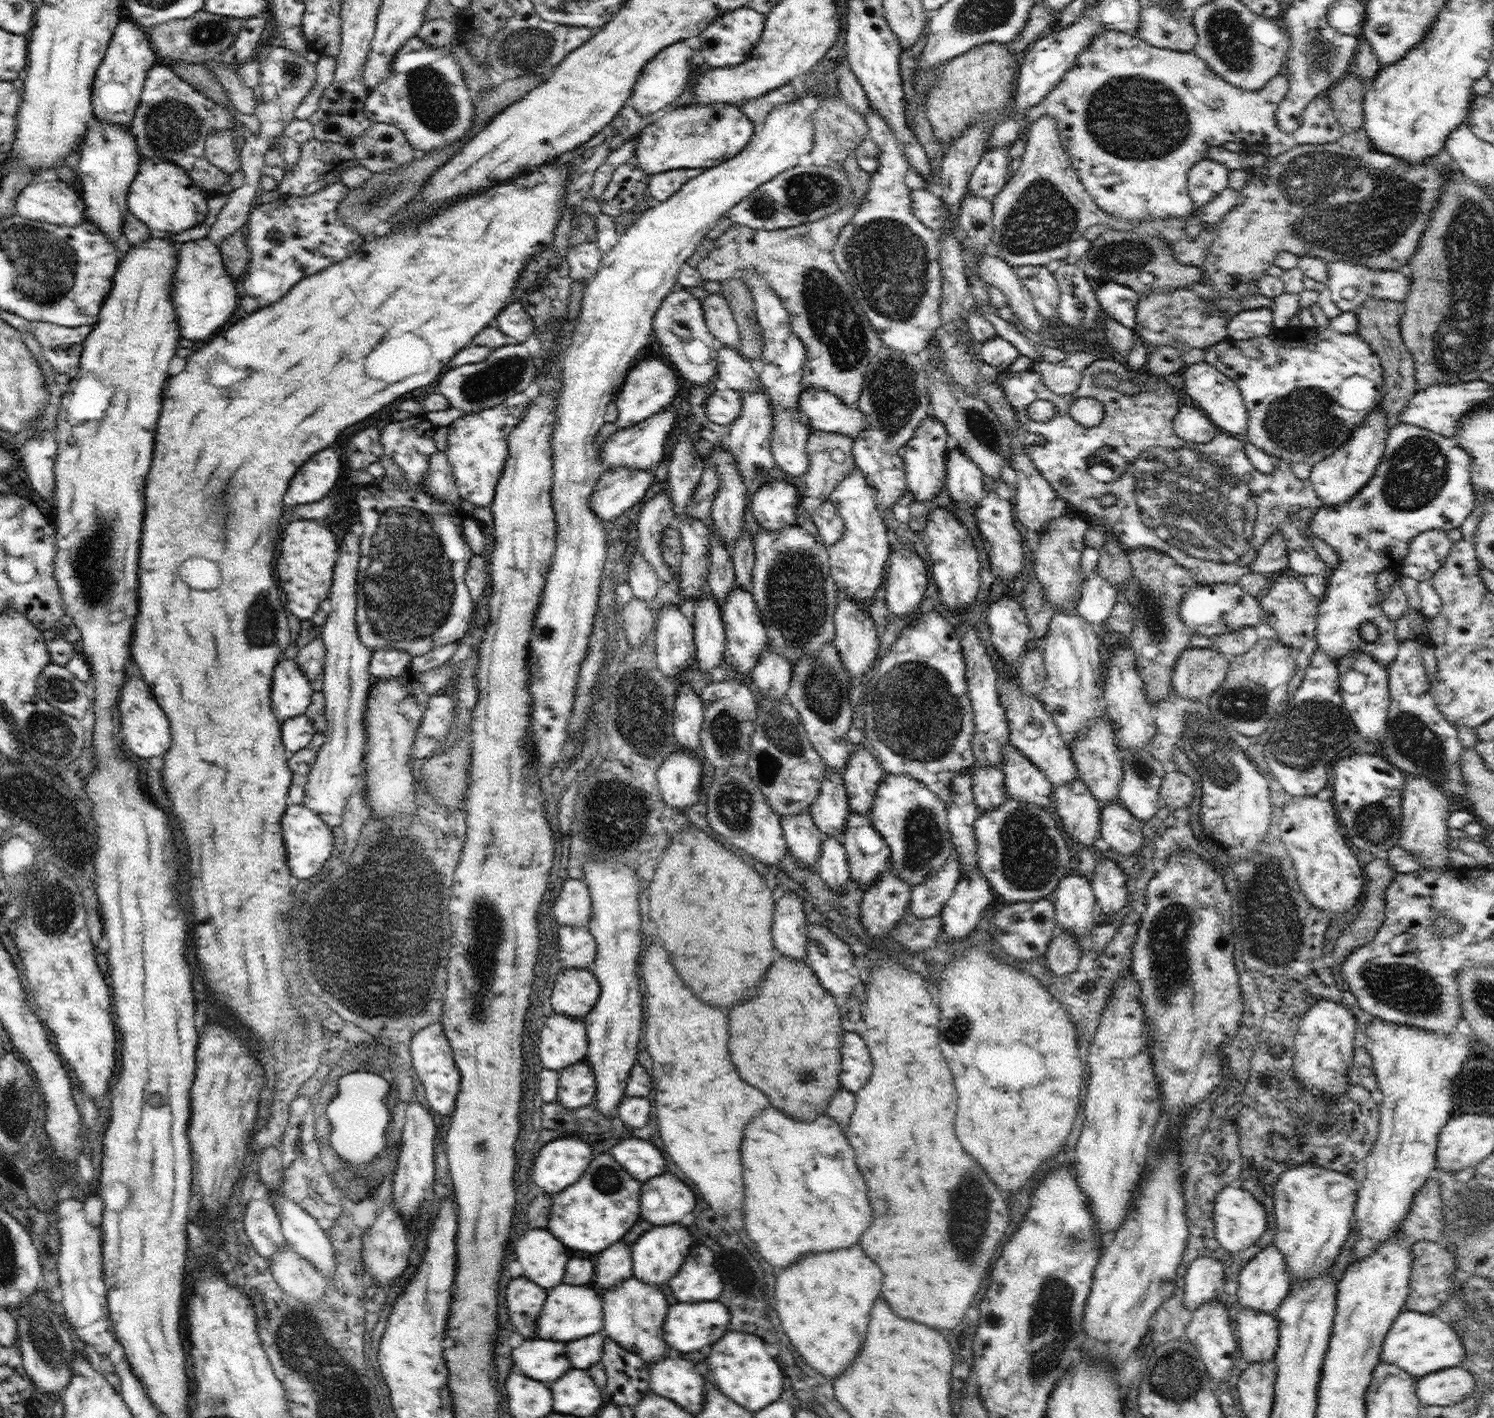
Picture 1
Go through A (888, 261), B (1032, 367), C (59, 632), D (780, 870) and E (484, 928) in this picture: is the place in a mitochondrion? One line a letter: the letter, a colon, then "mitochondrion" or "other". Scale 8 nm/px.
A: mitochondrion
B: other
C: other
D: other
E: mitochondrion

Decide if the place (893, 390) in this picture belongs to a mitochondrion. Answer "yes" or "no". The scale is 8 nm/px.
yes

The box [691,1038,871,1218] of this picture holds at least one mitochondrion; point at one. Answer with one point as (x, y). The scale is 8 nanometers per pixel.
(806, 1076)

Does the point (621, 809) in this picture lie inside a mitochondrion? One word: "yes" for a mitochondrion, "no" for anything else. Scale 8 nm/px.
yes

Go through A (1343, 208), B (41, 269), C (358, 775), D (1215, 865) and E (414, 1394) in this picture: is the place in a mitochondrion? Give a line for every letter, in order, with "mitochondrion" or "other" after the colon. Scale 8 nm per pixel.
A: mitochondrion
B: mitochondrion
C: other
D: other
E: other

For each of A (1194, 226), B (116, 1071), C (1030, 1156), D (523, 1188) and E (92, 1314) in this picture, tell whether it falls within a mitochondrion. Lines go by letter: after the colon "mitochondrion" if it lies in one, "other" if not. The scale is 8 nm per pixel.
A: other
B: other
C: other
D: other
E: other

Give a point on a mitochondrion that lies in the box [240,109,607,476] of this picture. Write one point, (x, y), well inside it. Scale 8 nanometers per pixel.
(510, 373)

